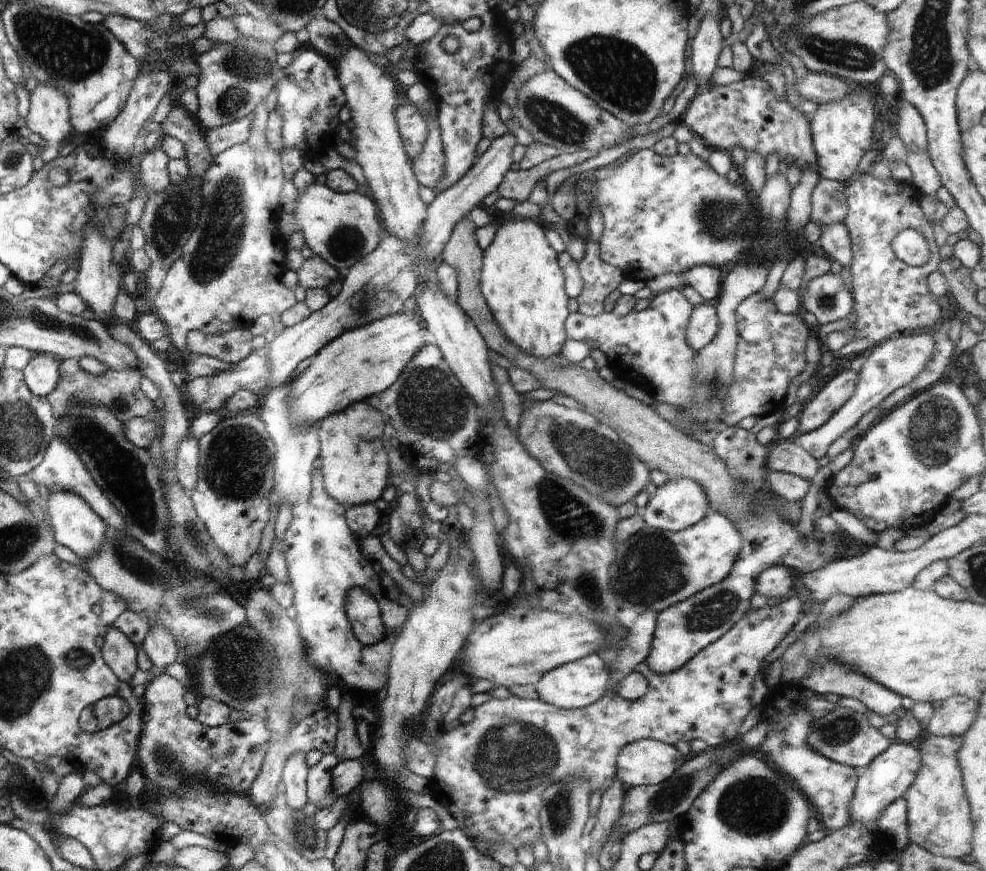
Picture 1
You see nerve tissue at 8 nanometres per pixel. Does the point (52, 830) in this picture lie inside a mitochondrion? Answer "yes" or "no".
no

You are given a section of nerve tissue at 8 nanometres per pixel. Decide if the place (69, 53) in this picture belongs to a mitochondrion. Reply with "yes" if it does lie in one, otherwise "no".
yes

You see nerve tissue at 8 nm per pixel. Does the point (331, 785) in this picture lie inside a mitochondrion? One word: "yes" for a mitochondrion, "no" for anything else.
no

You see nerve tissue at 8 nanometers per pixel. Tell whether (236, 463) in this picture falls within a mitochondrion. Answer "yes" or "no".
yes

